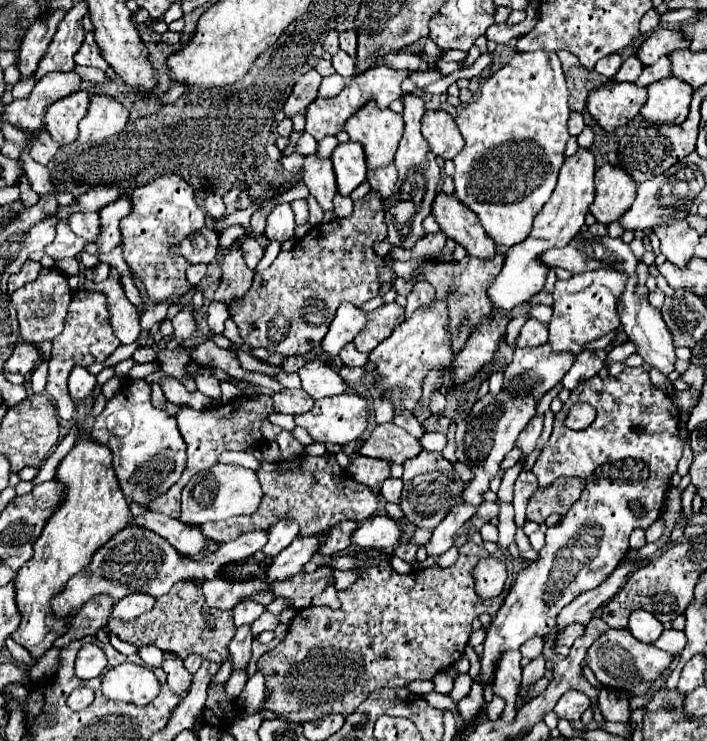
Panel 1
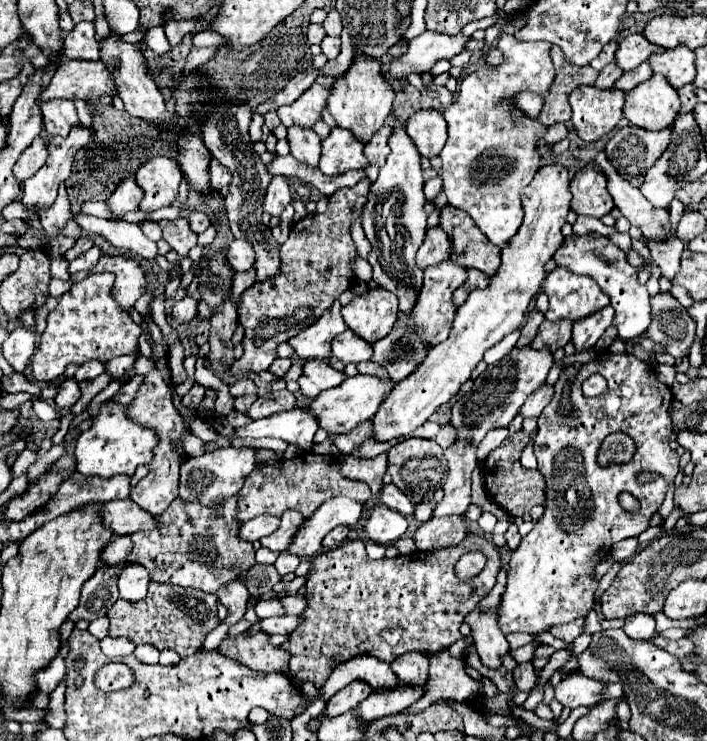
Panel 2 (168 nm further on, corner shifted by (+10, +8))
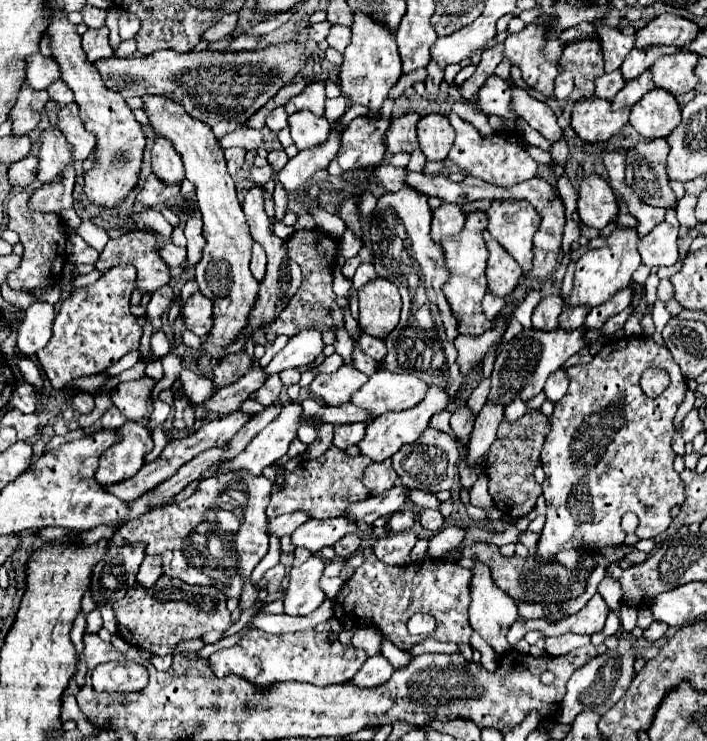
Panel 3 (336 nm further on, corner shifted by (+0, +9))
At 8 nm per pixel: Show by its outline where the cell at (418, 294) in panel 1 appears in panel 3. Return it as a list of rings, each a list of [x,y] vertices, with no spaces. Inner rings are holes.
[[[443,203],[439,209],[433,211],[433,225],[431,225],[431,237],[435,243],[441,243],[443,237],[453,237],[455,233],[461,233],[465,215],[461,213],[459,205]]]

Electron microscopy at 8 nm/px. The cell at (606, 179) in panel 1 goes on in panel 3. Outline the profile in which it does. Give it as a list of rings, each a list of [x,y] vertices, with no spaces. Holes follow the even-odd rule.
[[[597,173],[581,181],[577,205],[579,205],[577,211],[579,211],[581,223],[595,229],[603,229],[619,213],[619,203],[613,189]]]

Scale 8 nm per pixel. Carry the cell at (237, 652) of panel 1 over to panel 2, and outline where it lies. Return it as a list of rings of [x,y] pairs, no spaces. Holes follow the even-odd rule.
[[[239,494],[225,500],[225,506],[201,506],[201,502],[185,502],[177,498],[163,514],[155,516],[153,530],[131,534],[133,548],[125,562],[135,562],[147,568],[153,582],[171,582],[183,588],[197,588],[215,594],[229,610],[229,626],[237,624],[247,610],[249,590],[241,582],[247,570],[255,564],[255,550],[249,542],[239,540],[241,522],[237,520]]]

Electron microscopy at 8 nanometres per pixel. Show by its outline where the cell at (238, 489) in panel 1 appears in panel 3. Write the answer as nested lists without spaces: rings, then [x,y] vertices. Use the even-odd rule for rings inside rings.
[[[299,403],[285,405],[281,415],[273,419],[261,433],[257,433],[249,441],[247,449],[239,453],[239,457],[219,463],[217,473],[247,469],[251,475],[261,475],[265,467],[273,465],[277,459],[281,459],[287,453],[289,443],[297,437],[299,417],[301,417]]]

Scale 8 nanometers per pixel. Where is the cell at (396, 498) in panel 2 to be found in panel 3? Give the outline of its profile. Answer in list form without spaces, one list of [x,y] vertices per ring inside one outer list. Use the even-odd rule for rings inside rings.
[[[413,505],[415,507],[415,513],[419,517],[419,523],[429,529],[429,531],[437,531],[441,525],[443,525],[443,515],[435,509],[425,509],[425,507],[419,507],[419,505]]]

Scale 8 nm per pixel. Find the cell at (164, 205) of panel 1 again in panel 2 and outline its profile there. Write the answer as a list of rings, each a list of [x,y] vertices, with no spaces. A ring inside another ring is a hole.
[[[157,156],[147,160],[135,174],[137,184],[145,190],[141,210],[151,212],[171,204],[177,198],[179,182],[183,180],[181,168],[173,158]]]

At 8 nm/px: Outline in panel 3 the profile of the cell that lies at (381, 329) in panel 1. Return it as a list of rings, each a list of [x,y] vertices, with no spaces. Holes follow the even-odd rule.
[[[373,279],[359,289],[359,325],[361,331],[385,339],[399,323],[399,289],[387,279]]]

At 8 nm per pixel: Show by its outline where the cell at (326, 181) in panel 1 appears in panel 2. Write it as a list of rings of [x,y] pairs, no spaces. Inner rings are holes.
[[[291,126],[287,128],[287,142],[291,146],[291,154],[309,166],[317,166],[319,152],[321,152],[321,138],[315,134],[313,128]]]

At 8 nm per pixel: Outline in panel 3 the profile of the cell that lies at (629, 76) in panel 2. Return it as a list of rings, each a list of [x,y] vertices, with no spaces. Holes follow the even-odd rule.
[[[651,71],[639,75],[637,79],[631,79],[629,83],[625,83],[625,87],[615,95],[615,99],[611,101],[611,107],[623,109],[623,107],[631,107],[635,105],[647,91],[653,89],[653,81],[651,81]]]

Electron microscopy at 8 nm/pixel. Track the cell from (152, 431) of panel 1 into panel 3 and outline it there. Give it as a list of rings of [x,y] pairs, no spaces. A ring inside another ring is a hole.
[[[125,423],[117,431],[117,441],[101,455],[95,479],[99,485],[119,483],[133,477],[145,463],[145,455],[153,449],[151,433],[143,425]]]

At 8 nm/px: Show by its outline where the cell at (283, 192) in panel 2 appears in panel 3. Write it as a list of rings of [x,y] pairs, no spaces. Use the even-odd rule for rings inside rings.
[[[331,131],[325,145],[299,151],[293,159],[289,159],[287,165],[279,171],[279,183],[285,187],[287,193],[291,193],[291,195],[299,193],[303,183],[307,183],[307,179],[315,171],[325,169],[329,165],[329,161],[335,157],[337,149],[339,149],[339,133]]]

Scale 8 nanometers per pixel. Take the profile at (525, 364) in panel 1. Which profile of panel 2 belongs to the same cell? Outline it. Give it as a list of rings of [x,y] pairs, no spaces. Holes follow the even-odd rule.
[[[545,320],[541,324],[541,328],[539,328],[539,334],[531,342],[531,346],[539,348],[539,346],[547,344],[555,352],[557,348],[563,348],[571,340],[571,328],[573,328],[571,320],[561,320],[561,322],[549,322],[549,320]]]

